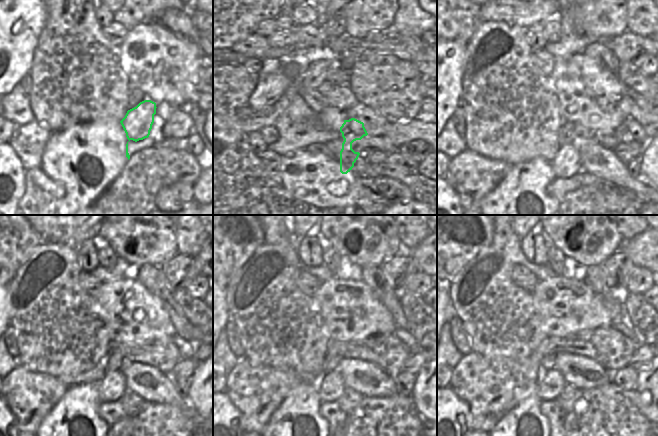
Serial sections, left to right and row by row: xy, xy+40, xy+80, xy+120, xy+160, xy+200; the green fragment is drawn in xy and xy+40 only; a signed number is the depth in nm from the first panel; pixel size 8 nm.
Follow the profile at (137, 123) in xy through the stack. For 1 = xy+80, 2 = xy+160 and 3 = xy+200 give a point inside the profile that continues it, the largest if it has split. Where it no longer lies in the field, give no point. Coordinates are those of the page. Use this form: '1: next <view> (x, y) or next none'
1: next xy+80 (566, 163)
2: next xy+160 (332, 385)
3: next xy+200 (553, 382)

